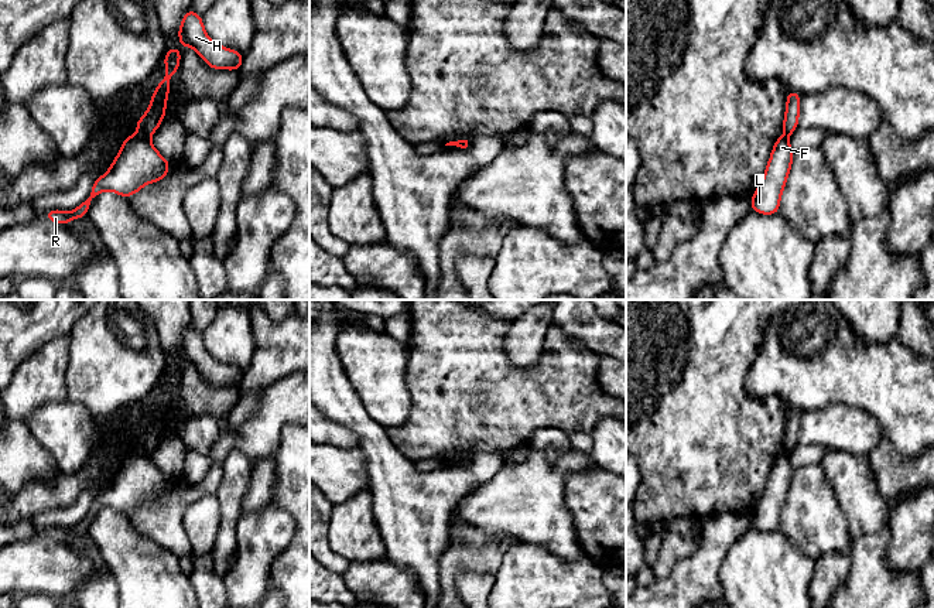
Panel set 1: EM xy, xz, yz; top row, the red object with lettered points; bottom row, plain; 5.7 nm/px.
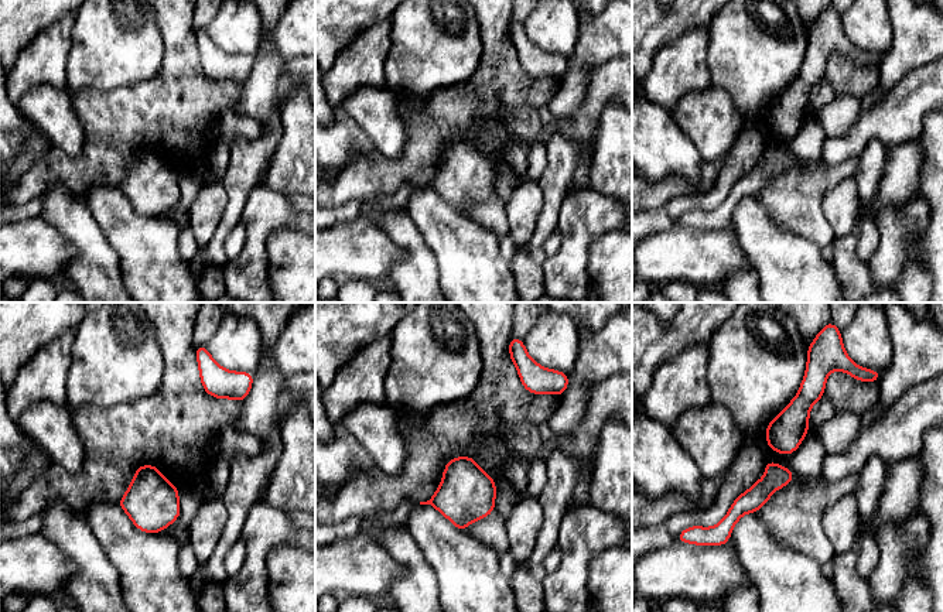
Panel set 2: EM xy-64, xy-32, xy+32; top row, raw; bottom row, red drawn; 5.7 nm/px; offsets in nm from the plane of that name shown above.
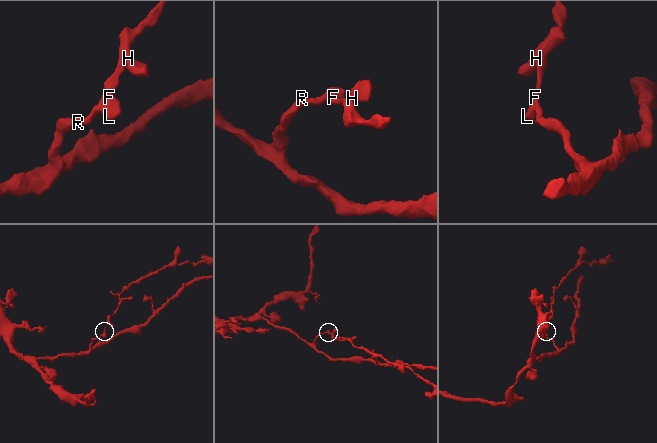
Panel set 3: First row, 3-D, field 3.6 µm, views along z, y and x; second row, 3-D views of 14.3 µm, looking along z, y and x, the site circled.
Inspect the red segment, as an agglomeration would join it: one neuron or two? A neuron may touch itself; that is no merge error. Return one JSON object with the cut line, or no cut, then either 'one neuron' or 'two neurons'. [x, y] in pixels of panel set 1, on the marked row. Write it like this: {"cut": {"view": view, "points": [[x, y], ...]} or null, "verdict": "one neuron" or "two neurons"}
{"cut": {"view": "xy", "points": [[140, 133], [149, 137]]}, "verdict": "two neurons"}

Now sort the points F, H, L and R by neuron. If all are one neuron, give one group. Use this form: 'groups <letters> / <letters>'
groups F L R / H

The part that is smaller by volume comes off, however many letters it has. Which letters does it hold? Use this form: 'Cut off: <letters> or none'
Cut off: H

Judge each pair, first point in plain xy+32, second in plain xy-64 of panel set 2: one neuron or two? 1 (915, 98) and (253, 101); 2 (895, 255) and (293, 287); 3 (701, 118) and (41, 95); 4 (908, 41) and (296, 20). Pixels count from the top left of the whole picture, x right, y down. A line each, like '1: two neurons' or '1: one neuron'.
1: two neurons
2: two neurons
3: one neuron
4: one neuron

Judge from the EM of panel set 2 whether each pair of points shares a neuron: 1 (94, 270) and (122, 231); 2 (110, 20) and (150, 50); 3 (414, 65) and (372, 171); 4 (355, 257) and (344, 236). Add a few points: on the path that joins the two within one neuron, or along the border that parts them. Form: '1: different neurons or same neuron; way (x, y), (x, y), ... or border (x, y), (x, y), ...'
1: different neurons; border (92, 216), (116, 253), (123, 276)
2: same neuron; way (120, 30), (140, 50)
3: different neurons; border (437, 89), (423, 98), (405, 93)
4: same neuron; way (352, 252), (344, 242)

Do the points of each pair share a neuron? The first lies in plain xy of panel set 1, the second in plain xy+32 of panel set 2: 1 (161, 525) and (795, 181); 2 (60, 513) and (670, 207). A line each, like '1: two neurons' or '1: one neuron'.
1: one neuron
2: one neuron

